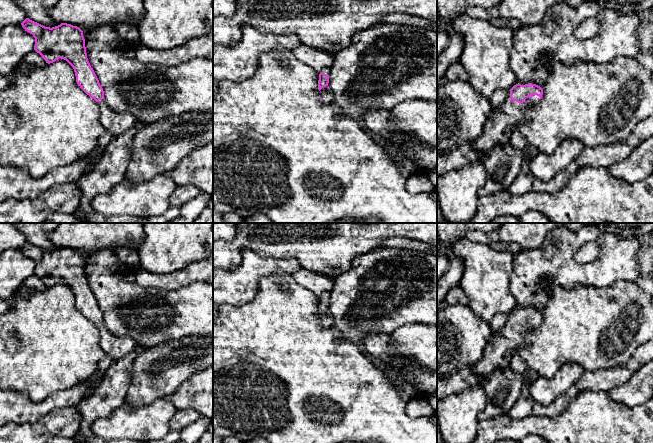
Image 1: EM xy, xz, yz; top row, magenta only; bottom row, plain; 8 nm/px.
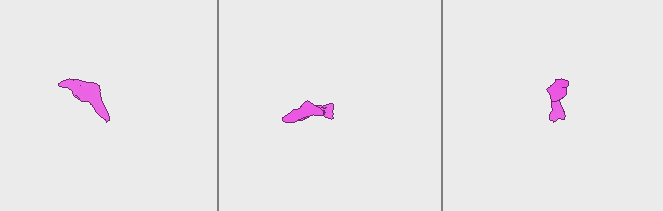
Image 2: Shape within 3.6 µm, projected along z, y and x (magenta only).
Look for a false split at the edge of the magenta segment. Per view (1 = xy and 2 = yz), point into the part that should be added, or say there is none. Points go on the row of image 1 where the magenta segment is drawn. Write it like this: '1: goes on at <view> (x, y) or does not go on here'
1: goes on at xy (115, 122)
2: goes on at yz (510, 113)

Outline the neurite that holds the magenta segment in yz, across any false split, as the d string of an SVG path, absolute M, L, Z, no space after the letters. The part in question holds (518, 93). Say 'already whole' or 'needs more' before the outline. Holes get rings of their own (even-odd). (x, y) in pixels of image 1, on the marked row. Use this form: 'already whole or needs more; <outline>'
needs more; M532 83L516 84L509 91L507 100L499 108L491 109L481 135L473 143L477 152L490 152L500 144L509 127L527 122L526 110L537 104L543 95L543 89Z

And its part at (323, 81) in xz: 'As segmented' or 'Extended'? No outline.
Extended

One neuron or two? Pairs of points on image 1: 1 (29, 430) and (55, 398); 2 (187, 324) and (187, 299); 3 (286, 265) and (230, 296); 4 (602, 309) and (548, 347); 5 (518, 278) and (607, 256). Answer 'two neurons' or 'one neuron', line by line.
1: two neurons
2: one neuron
3: one neuron
4: one neuron
5: one neuron

